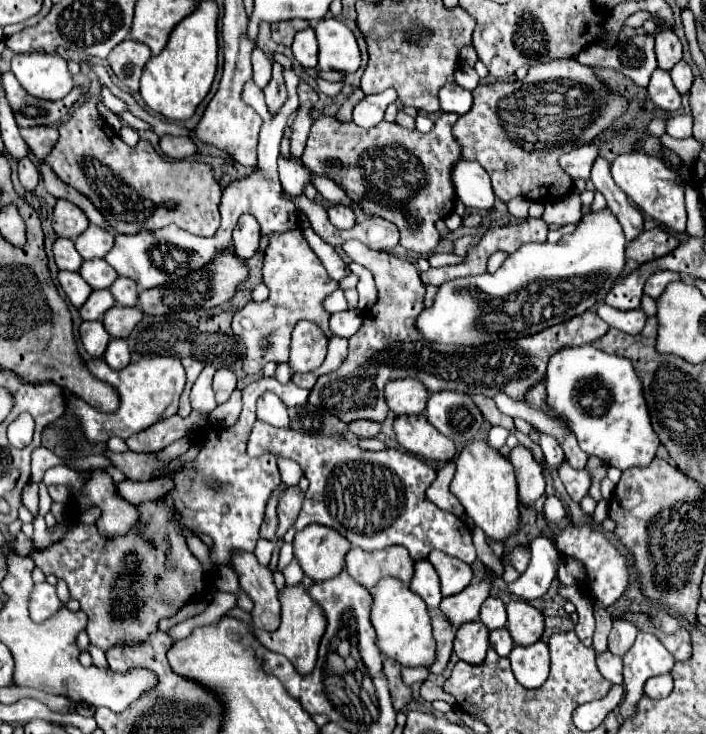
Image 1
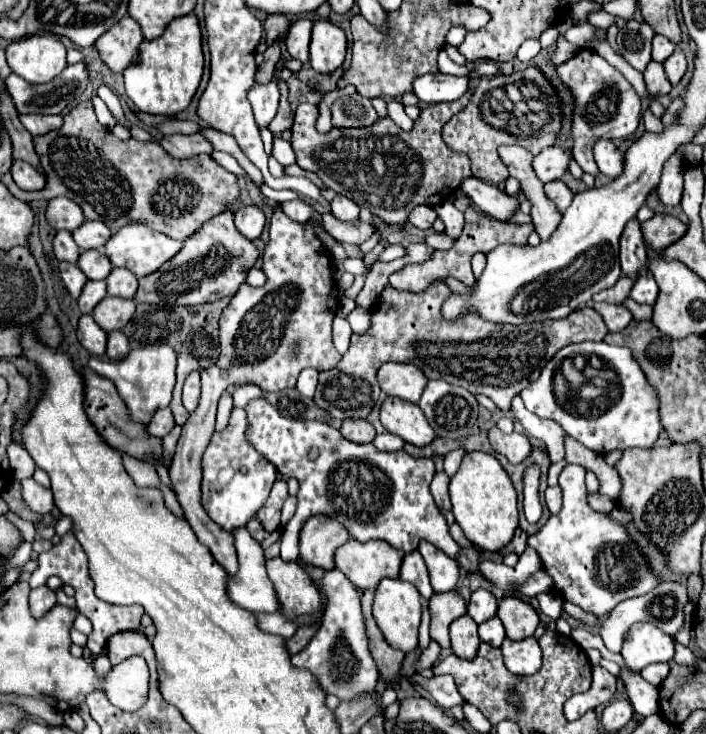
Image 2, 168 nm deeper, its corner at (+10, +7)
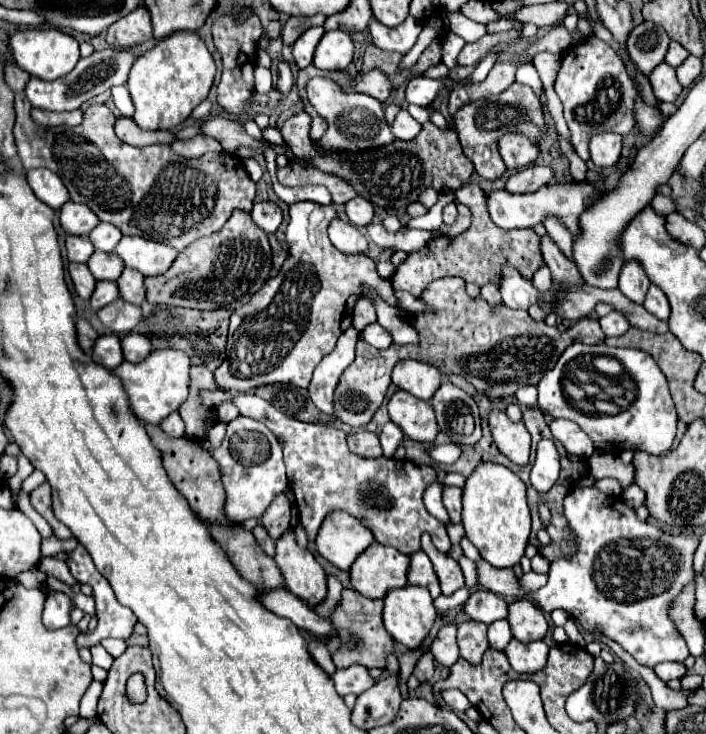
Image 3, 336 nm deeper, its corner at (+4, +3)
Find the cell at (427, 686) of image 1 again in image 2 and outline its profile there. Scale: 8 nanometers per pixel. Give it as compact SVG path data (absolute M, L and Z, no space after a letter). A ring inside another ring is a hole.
M421 675L415 677L415 681L431 693L431 697L437 701L437 705L445 707L445 709L451 709L455 705L463 705L463 697L459 695L457 691L457 685L453 681L451 675L441 675L441 677L431 677L431 679L425 679Z

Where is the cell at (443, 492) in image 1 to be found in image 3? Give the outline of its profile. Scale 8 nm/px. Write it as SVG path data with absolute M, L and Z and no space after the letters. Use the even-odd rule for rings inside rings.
M443 485L443 505L445 505L453 523L461 521L461 493L463 491L459 487Z

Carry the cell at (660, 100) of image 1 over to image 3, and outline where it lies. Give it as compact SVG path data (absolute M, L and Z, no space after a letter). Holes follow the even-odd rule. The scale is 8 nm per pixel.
M661 63L653 69L653 73L649 75L649 81L653 85L653 93L659 101L675 101L683 87L679 85L677 77L675 77L675 69L667 63Z

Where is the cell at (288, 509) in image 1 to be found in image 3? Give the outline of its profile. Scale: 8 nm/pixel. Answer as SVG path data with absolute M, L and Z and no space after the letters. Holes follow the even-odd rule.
M281 493L271 507L265 511L265 515L261 517L261 525L267 529L267 533L271 535L273 541L277 541L289 527L291 521L291 503L289 499Z

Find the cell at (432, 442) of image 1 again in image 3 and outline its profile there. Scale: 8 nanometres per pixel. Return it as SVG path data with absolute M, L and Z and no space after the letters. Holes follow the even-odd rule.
M395 391L389 399L389 419L405 433L405 437L419 443L433 443L439 429L435 413L427 401L415 399L405 391Z

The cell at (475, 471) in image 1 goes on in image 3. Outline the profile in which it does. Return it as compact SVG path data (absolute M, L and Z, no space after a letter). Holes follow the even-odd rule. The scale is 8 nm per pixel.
M479 463L463 487L463 527L481 557L497 569L513 567L525 553L531 517L525 501L525 483L507 467Z

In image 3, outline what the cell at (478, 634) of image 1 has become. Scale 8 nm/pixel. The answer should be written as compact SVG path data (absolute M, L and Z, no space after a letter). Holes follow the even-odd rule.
M477 621L461 623L459 631L457 631L457 643L459 643L461 657L467 659L471 665L477 665L481 661L483 651L489 647L487 625L477 623Z

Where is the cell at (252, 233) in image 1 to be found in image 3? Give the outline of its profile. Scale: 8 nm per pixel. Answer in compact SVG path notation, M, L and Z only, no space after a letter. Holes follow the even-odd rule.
M265 201L265 203L255 203L251 209L251 217L255 221L255 225L259 229L263 229L267 235L275 233L283 221L283 213L281 209L273 203L273 201Z

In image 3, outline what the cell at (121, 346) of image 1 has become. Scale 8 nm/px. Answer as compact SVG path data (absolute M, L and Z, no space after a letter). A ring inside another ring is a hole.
M129 333L129 335L121 337L121 347L123 347L123 357L129 363L143 361L151 351L149 339L143 335L137 335L137 333Z

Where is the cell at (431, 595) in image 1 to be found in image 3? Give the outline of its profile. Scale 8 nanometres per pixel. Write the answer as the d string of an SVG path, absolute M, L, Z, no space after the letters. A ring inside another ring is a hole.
M417 551L415 555L411 555L411 567L409 567L407 579L409 579L411 585L423 585L423 587L427 587L431 591L433 599L441 595L437 575L435 575L435 571L431 567L429 557L423 551Z

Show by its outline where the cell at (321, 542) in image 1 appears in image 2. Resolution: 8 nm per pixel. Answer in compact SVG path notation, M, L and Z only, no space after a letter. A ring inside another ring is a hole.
M325 515L311 517L301 529L299 557L309 565L333 569L333 555L341 545L349 541L349 537L349 531L345 531L337 519L329 519Z

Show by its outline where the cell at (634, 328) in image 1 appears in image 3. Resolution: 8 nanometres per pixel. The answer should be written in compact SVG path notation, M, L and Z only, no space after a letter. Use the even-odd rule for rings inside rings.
M611 311L609 315L601 317L599 323L601 323L601 329L603 329L603 333L605 333L607 337L623 335L623 333L627 333L629 327L631 327L629 321L627 321L627 317L625 317L623 313L619 313L619 311Z

